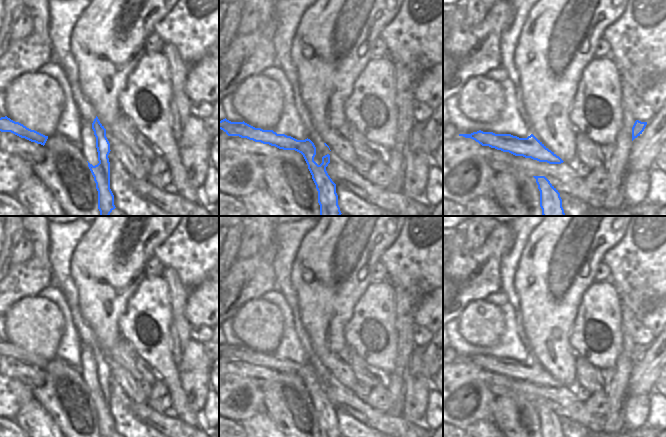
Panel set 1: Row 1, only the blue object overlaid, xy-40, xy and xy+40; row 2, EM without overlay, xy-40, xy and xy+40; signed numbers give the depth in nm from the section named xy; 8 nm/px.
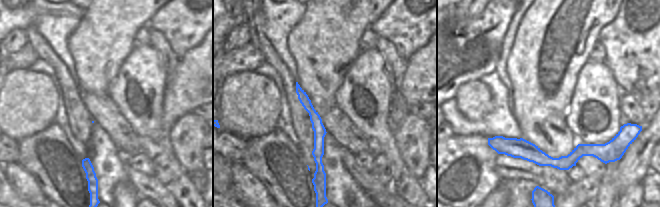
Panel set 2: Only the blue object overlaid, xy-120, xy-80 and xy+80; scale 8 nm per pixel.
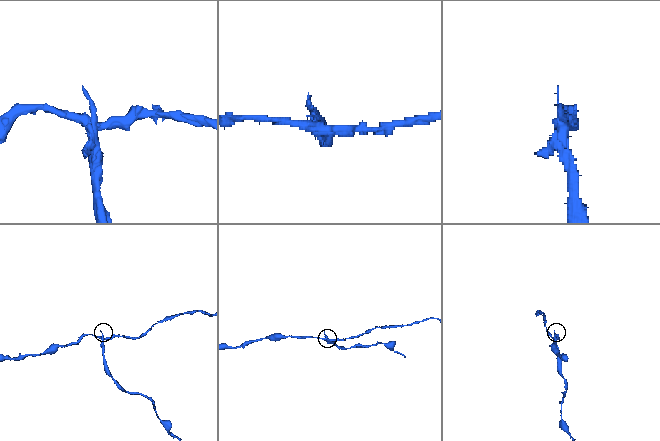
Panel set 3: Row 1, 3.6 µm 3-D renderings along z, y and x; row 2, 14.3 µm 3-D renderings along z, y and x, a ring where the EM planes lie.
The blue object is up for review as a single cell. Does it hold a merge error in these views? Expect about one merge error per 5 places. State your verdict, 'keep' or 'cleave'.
cleave

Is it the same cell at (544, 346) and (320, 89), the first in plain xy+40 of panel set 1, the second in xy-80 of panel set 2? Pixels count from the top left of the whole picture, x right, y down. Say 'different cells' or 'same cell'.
same cell

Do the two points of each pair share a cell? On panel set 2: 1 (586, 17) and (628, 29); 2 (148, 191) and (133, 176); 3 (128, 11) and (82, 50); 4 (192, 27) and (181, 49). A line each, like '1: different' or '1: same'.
1: different
2: same
3: same
4: same

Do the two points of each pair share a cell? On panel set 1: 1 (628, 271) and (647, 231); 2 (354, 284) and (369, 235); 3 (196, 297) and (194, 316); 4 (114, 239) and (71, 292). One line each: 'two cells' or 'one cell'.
1: one cell
2: one cell
3: one cell
4: two cells

